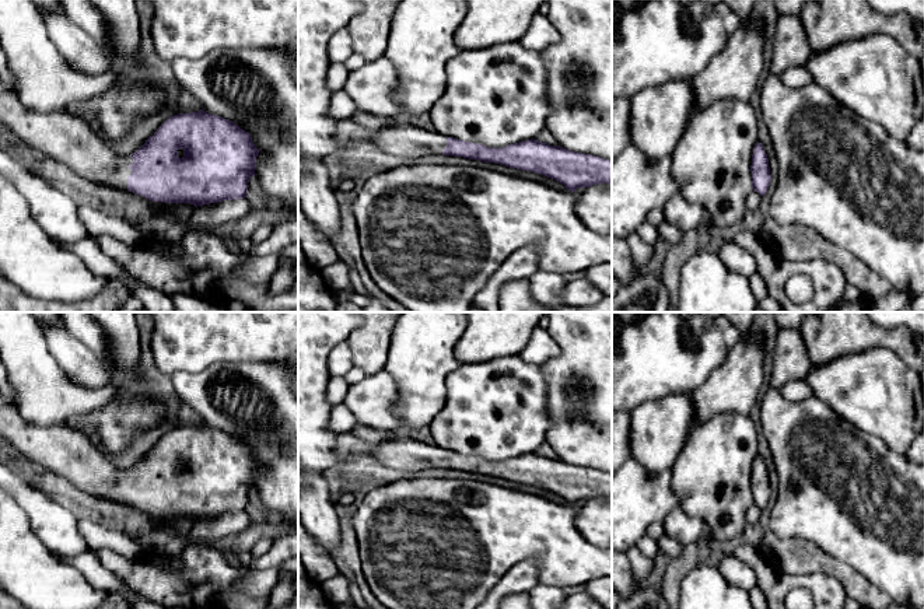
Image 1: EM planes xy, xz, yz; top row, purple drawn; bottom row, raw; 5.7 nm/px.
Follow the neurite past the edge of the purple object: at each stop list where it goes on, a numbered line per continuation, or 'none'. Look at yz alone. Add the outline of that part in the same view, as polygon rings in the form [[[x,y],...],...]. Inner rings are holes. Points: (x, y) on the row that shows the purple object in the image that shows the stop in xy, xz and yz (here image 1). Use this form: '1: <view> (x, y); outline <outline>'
none

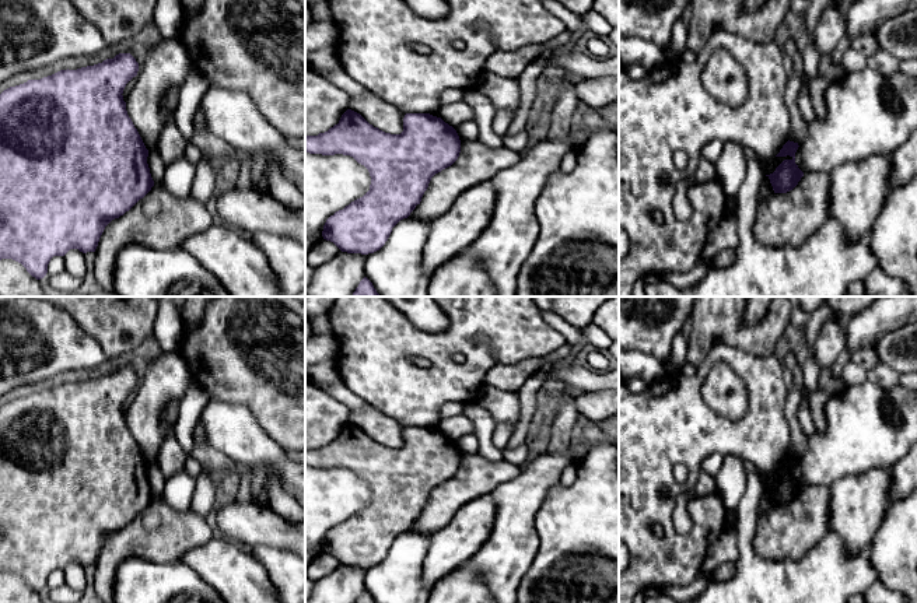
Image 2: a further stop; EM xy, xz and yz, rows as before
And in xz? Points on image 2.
none

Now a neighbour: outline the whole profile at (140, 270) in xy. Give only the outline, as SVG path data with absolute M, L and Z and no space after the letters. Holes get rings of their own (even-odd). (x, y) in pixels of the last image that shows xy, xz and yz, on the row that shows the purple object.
M129 243L118 253L113 292L118 297L231 297L185 250L157 250L139 243Z

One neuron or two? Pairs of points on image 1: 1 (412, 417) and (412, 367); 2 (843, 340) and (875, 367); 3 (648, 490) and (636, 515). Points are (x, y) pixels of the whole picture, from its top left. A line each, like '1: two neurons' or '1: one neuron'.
1: one neuron
2: two neurons
3: one neuron

